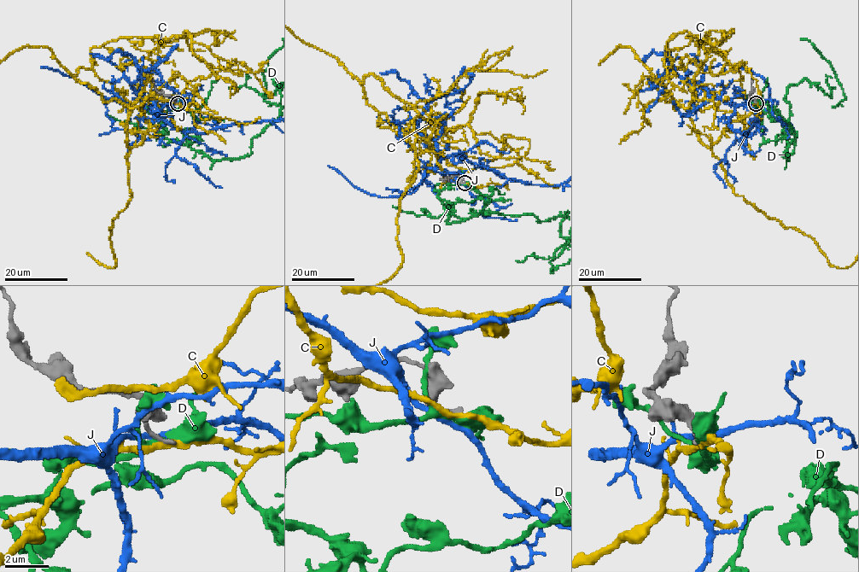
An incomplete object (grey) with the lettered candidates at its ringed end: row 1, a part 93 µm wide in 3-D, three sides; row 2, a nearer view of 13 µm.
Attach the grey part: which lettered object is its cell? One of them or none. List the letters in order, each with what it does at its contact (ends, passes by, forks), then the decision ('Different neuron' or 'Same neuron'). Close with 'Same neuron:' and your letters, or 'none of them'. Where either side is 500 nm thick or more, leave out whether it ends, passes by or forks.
C: It passes by. Different neuron
D: It forks there. Different neuron
J: It passes by. Different neuron
Same neuron: none of them

